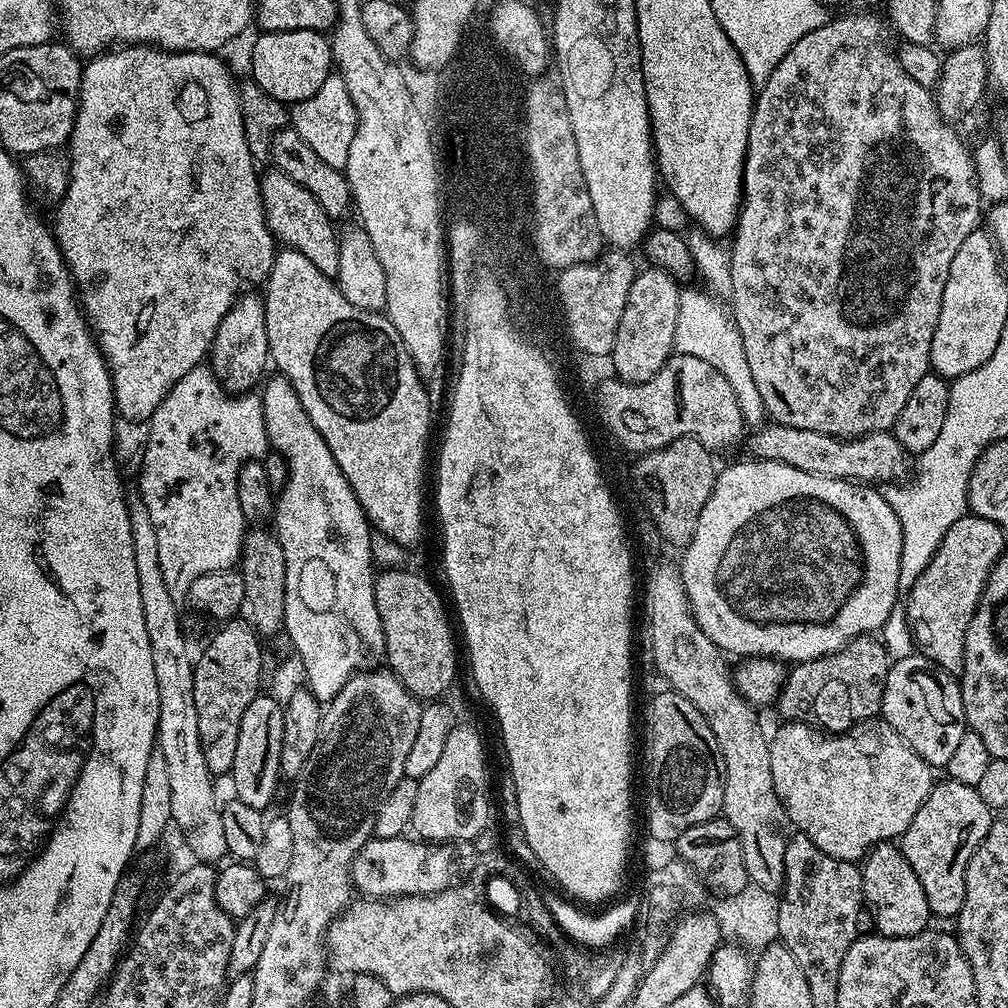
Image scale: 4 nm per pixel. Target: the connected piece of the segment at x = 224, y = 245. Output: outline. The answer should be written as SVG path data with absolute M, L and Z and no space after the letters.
M130 44L93 55L89 59L92 61L83 65L79 104L70 139L70 182L59 201L61 204L56 212L54 235L73 281L82 289L82 308L93 333L98 334L100 350L112 374L112 396L116 399L116 410L123 419L125 416L128 420L151 421L154 410L158 410L172 387L186 378L190 370L205 363L222 318L226 318L241 295L240 276L244 280L267 281L268 271L278 251L277 241L264 218L261 177L258 172L256 176L258 164L250 154L240 109L240 93L237 85L232 85L232 76L220 58L211 52L165 52L163 48L151 44Z

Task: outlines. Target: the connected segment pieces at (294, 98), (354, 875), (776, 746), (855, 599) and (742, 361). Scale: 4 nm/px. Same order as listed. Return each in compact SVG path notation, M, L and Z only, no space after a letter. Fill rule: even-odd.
M286 30L257 35L252 44L251 83L257 84L270 98L278 98L285 106L298 104L322 89L334 72L332 45L329 37L314 30Z
M395 836L385 840L370 839L358 850L352 860L350 875L353 889L364 898L395 898L398 896L429 896L449 887L454 876L454 856L447 852L447 847L437 846L432 842L421 842L419 839L408 840L404 836Z
M873 718L871 720L863 720L861 724L855 724L847 732L838 732L835 734L825 732L824 729L817 728L811 724L784 722L781 725L781 728L776 733L771 733L770 736L774 790L786 810L789 821L794 825L795 831L804 832L806 838L810 838L810 842L814 842L814 846L818 846L818 850L830 854L830 858L851 860L853 862L863 861L876 845L895 841L904 835L904 831L910 826L910 822L914 822L914 814L918 814L922 802L926 802L926 798L930 794L934 783L934 777L932 777L934 769L931 764L926 763L922 758L918 758L918 754L914 754L911 746L884 719Z
M747 458L741 464L732 464L729 468L721 467L719 469L716 485L710 494L710 498L706 498L706 506L702 506L702 514L698 514L698 530L694 530L694 538L688 543L687 548L683 549L682 556L684 561L679 561L678 567L680 577L684 583L684 589L688 595L688 602L692 609L693 616L696 617L698 626L706 634L706 638L710 638L718 645L721 652L731 654L733 652L736 658L751 658L753 656L771 656L781 662L799 662L801 660L813 660L814 658L822 658L831 652L837 652L847 646L854 638L859 636L867 636L869 634L879 633L884 627L886 618L890 618L893 608L897 607L898 600L896 595L902 592L900 587L900 563L902 562L902 528L898 522L898 518L894 514L894 510L890 506L890 502L886 502L883 491L877 490L875 487L869 486L864 482L853 482L851 480L835 480L834 478L822 478L818 474L806 474L806 470L794 470L794 466L786 466L777 460L757 460L755 458Z
M692 286L681 287L678 294L678 319L674 321L675 351L681 356L693 356L702 358L702 362L710 362L710 366L714 366L714 370L730 382L730 390L734 390L734 398L738 398L745 425L763 425L766 420L764 403L758 394L758 386L754 386L754 378L750 378L750 362L746 362L746 350L729 309L725 305L723 308L710 293L688 287Z

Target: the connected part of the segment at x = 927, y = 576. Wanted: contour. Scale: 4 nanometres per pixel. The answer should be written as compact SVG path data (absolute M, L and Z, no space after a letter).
M966 514L946 530L934 558L918 574L912 588L907 589L908 604L903 605L908 615L908 628L912 631L913 645L919 655L934 662L952 676L964 671L966 630L976 613L982 590L992 568L1006 551L1006 533L990 518Z

